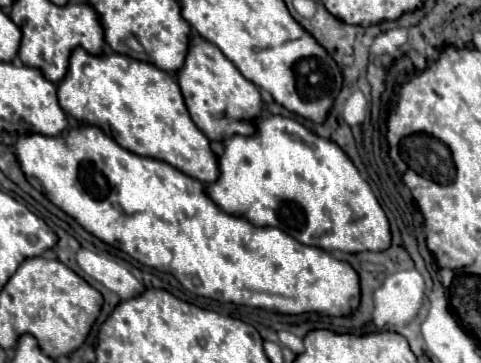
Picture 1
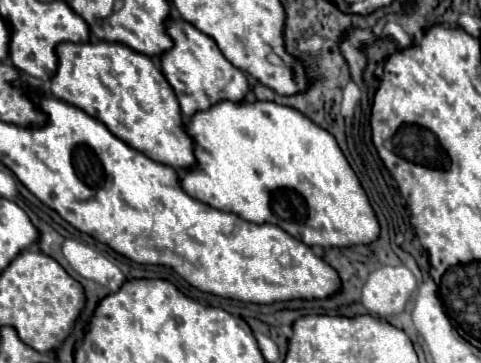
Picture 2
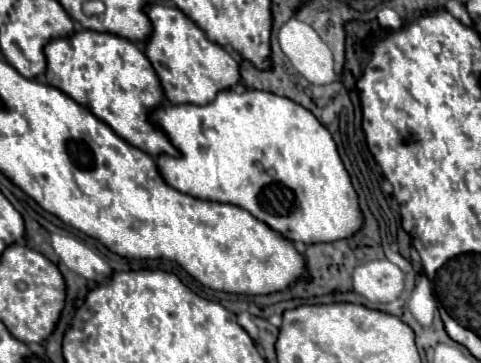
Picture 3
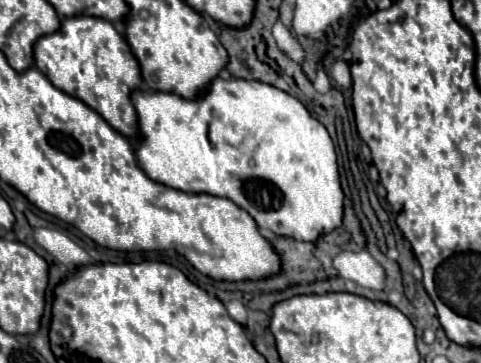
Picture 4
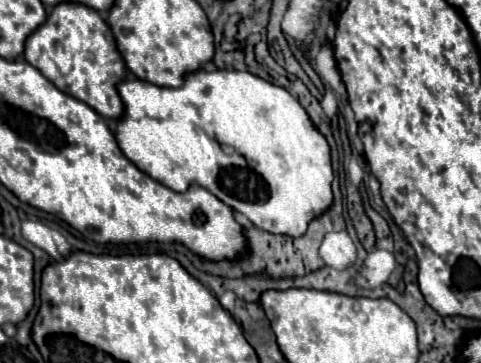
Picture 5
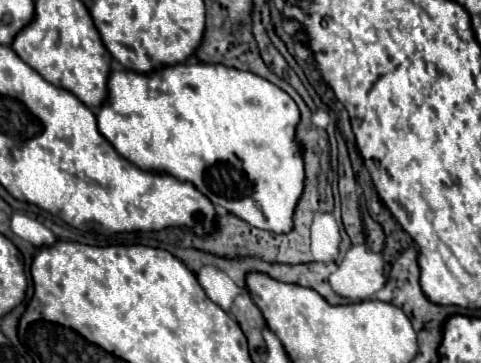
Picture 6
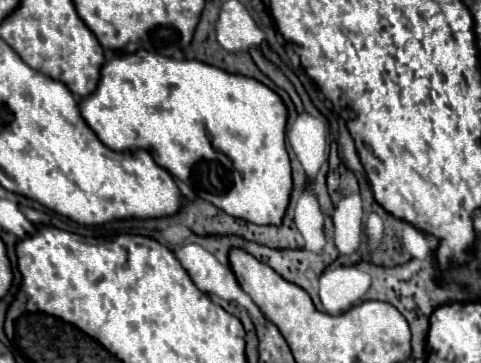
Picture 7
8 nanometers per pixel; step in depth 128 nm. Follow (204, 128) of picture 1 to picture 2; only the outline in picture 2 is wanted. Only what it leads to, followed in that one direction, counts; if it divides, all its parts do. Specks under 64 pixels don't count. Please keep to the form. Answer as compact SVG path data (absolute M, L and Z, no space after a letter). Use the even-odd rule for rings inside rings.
M168 18L166 34L172 38L174 46L160 54L160 66L168 84L174 88L184 118L190 118L194 112L206 110L220 100L240 102L246 96L250 88L246 74L224 58L212 38L182 18Z

